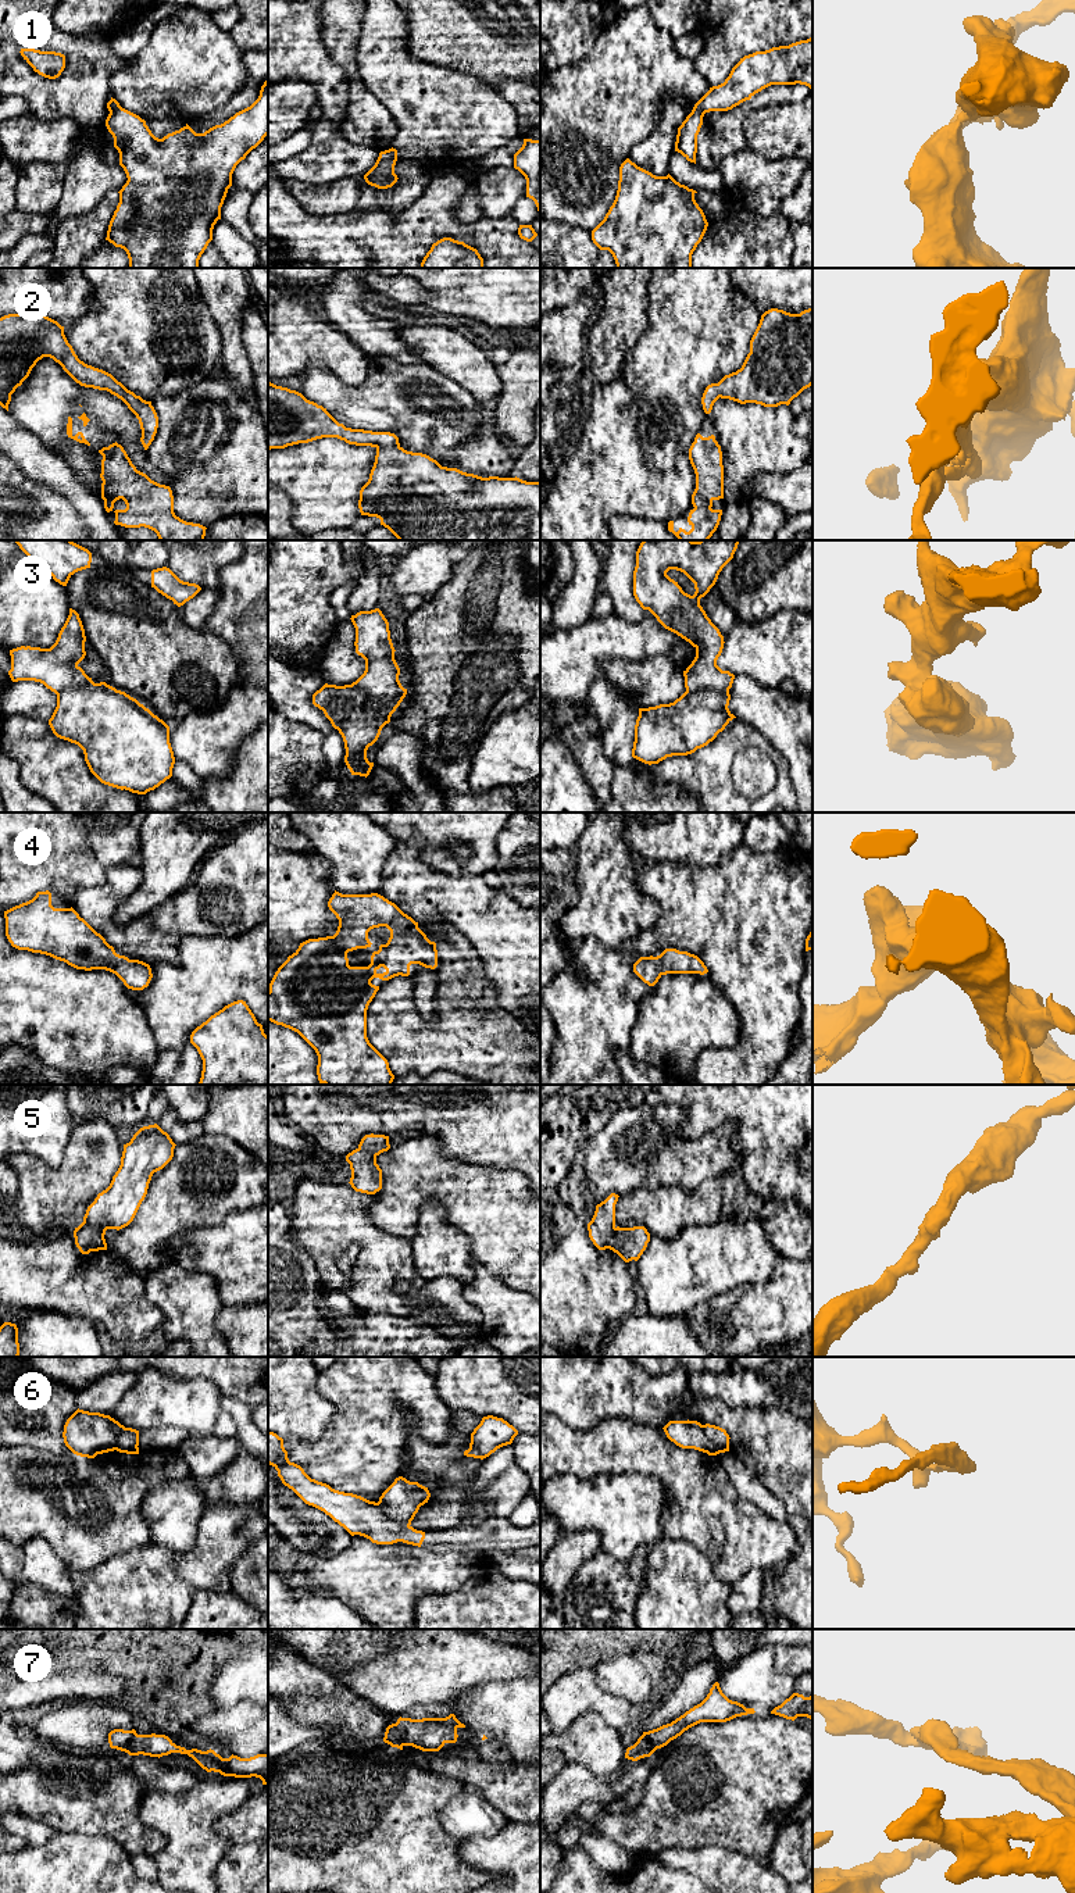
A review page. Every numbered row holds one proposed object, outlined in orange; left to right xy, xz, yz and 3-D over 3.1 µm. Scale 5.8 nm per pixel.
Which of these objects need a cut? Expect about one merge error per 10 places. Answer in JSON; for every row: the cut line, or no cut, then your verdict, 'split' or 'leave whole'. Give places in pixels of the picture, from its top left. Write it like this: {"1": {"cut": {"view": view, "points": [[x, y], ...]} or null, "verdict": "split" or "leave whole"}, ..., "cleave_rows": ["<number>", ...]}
{"1": {"cut": {"view": "xy", "points": [[120, 106], [110, 113]]}, "verdict": "split"}, "2": {"cut": null, "verdict": "leave whole"}, "3": {"cut": {"view": "xz", "points": [[352, 684], [364, 699], [356, 704], [331, 702], [336, 728]]}, "verdict": "split"}, "4": {"cut": null, "verdict": "leave whole"}, "5": {"cut": null, "verdict": "leave whole"}, "6": {"cut": null, "verdict": "leave whole"}, "7": {"cut": null, "verdict": "leave whole"}, "cleave_rows": ["1", "3"]}

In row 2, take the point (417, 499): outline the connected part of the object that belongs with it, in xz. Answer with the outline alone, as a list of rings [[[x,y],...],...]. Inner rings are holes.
[[[268,382],[268,450],[308,443],[322,437],[338,437],[349,444],[376,449],[368,482],[360,490],[361,515],[376,517],[399,540],[540,540],[540,482],[519,478],[482,478],[457,468],[442,467],[422,453],[404,450],[390,432],[346,428],[322,406],[301,393]]]

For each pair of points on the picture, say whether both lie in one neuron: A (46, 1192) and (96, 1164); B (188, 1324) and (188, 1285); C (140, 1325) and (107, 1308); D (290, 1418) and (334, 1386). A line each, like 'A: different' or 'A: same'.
A: same
B: same
C: same
D: different

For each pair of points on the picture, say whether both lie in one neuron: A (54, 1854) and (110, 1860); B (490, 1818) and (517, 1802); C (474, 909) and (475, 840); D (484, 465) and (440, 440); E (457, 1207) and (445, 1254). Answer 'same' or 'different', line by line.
A: same
B: different
C: different
D: different
E: different

